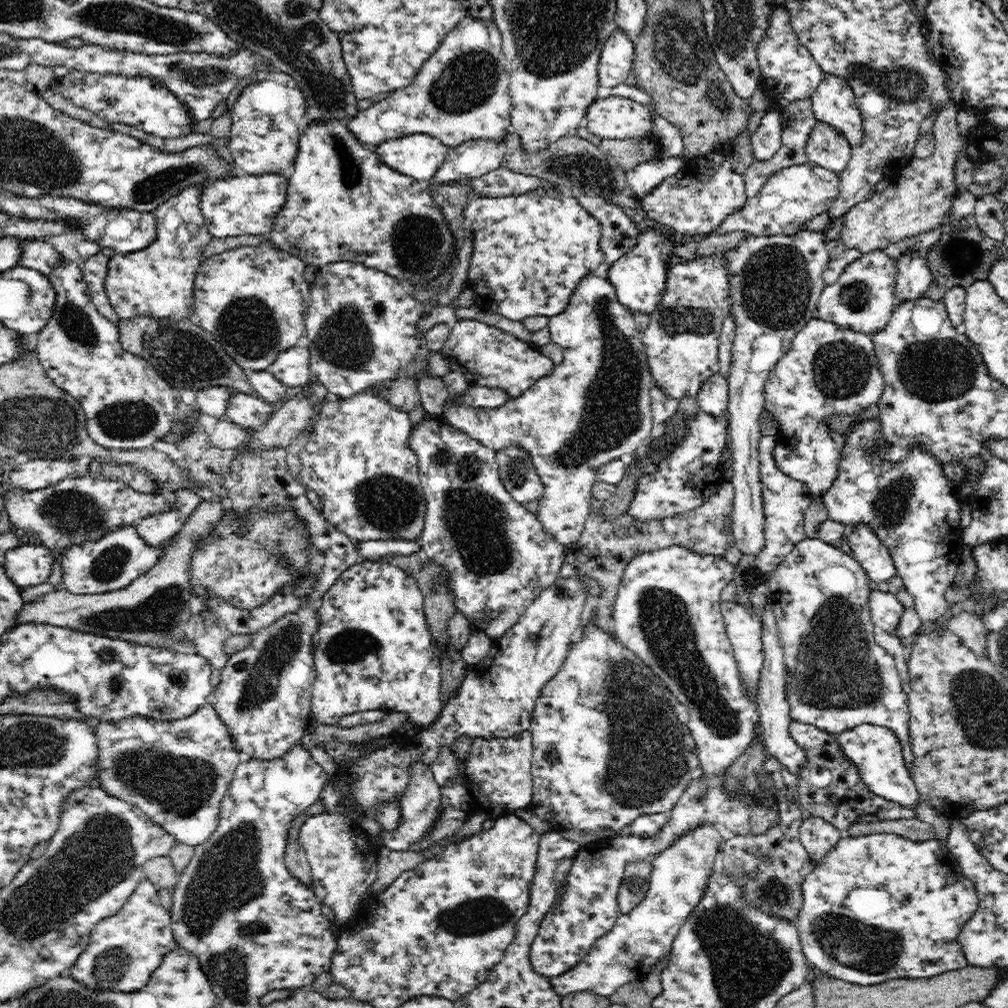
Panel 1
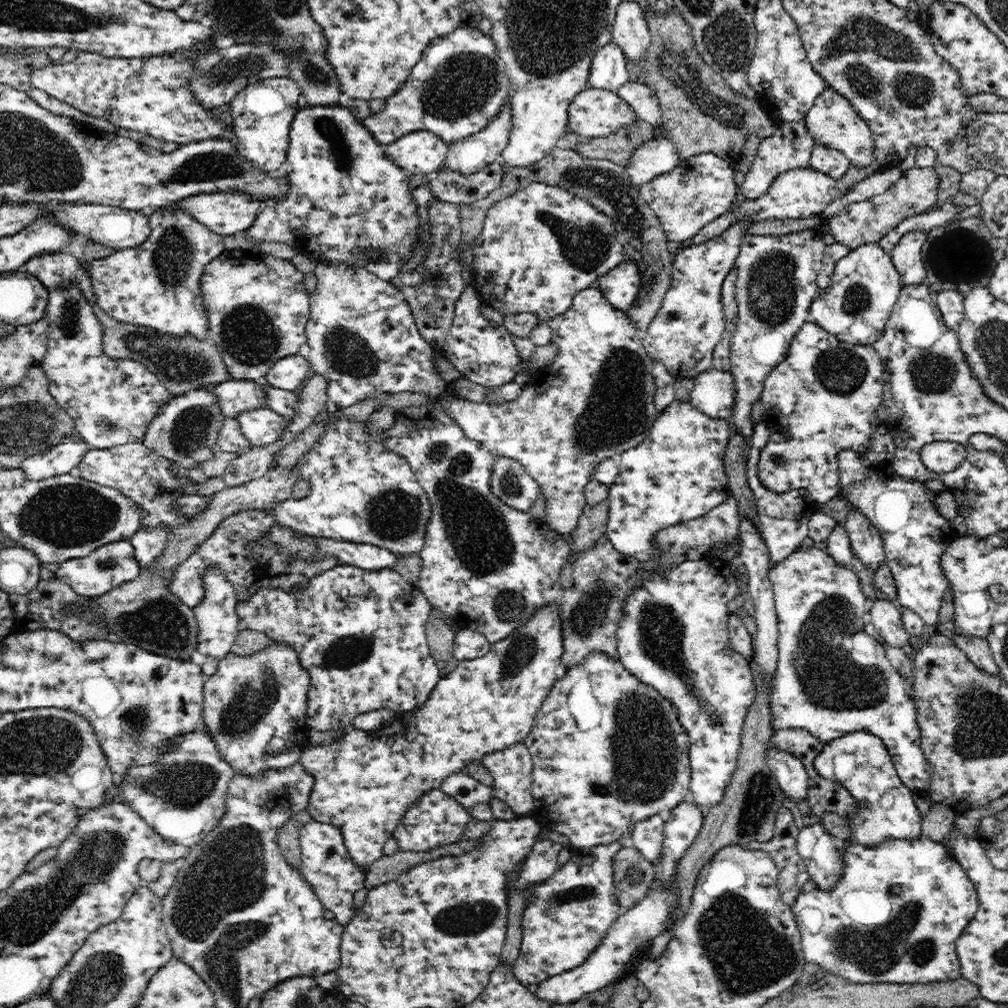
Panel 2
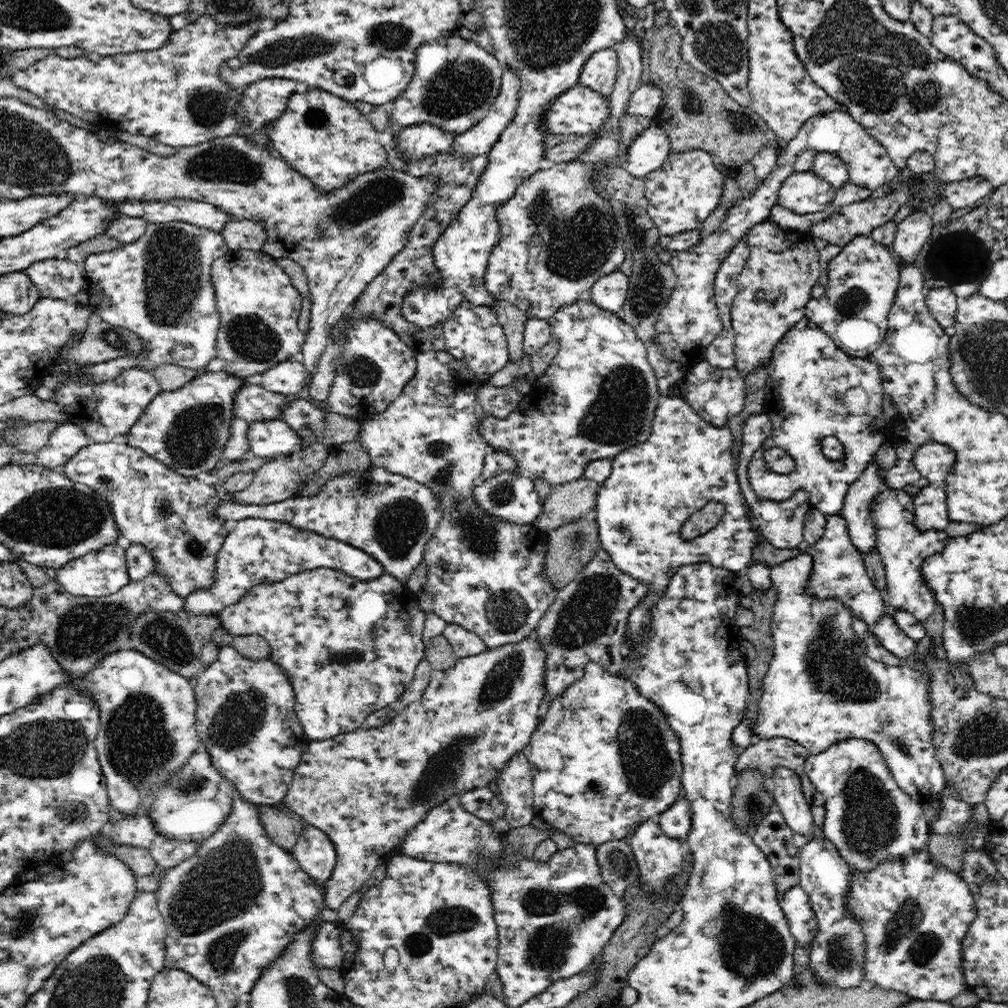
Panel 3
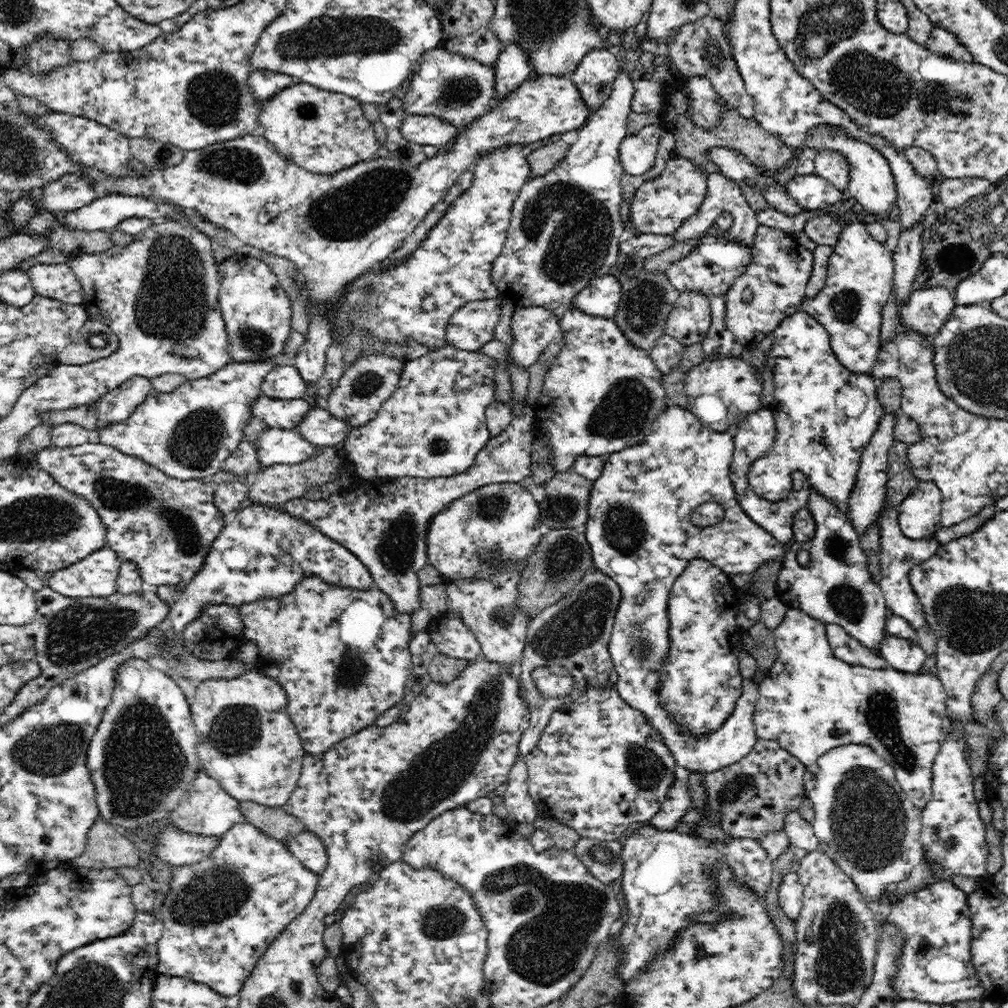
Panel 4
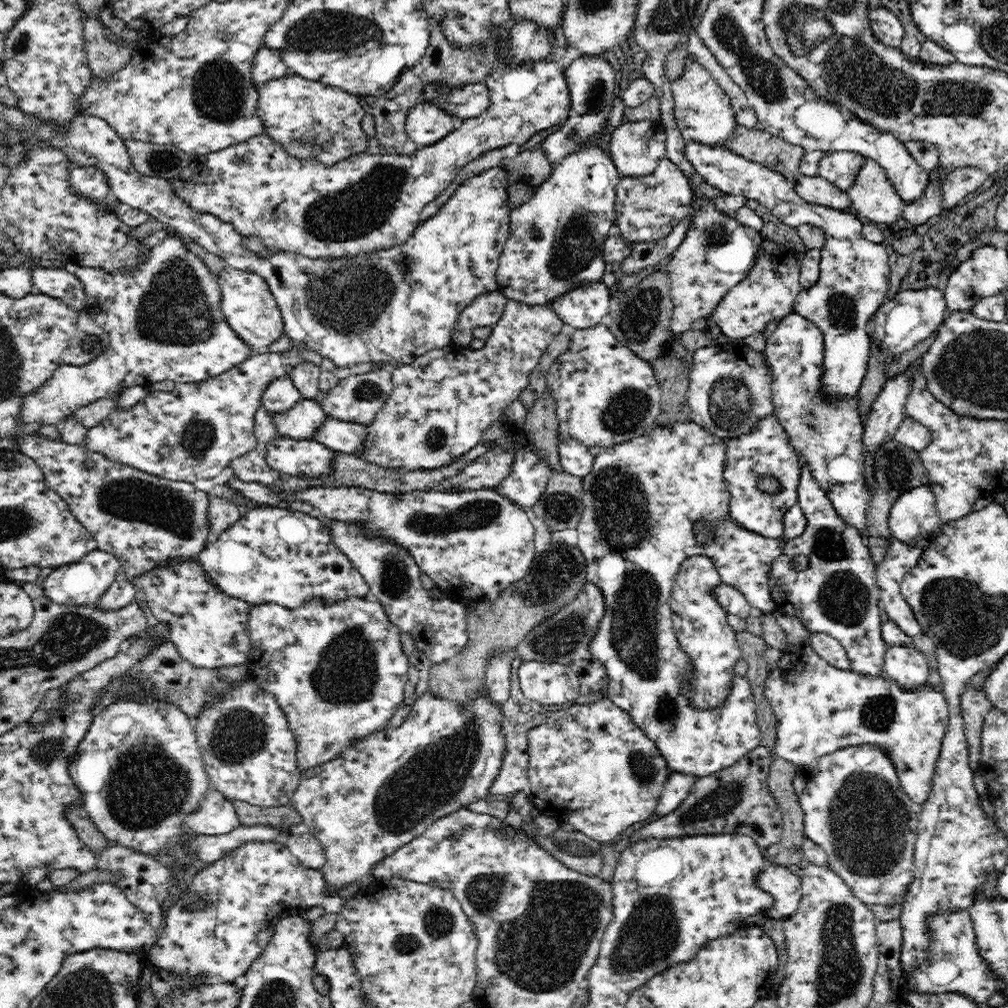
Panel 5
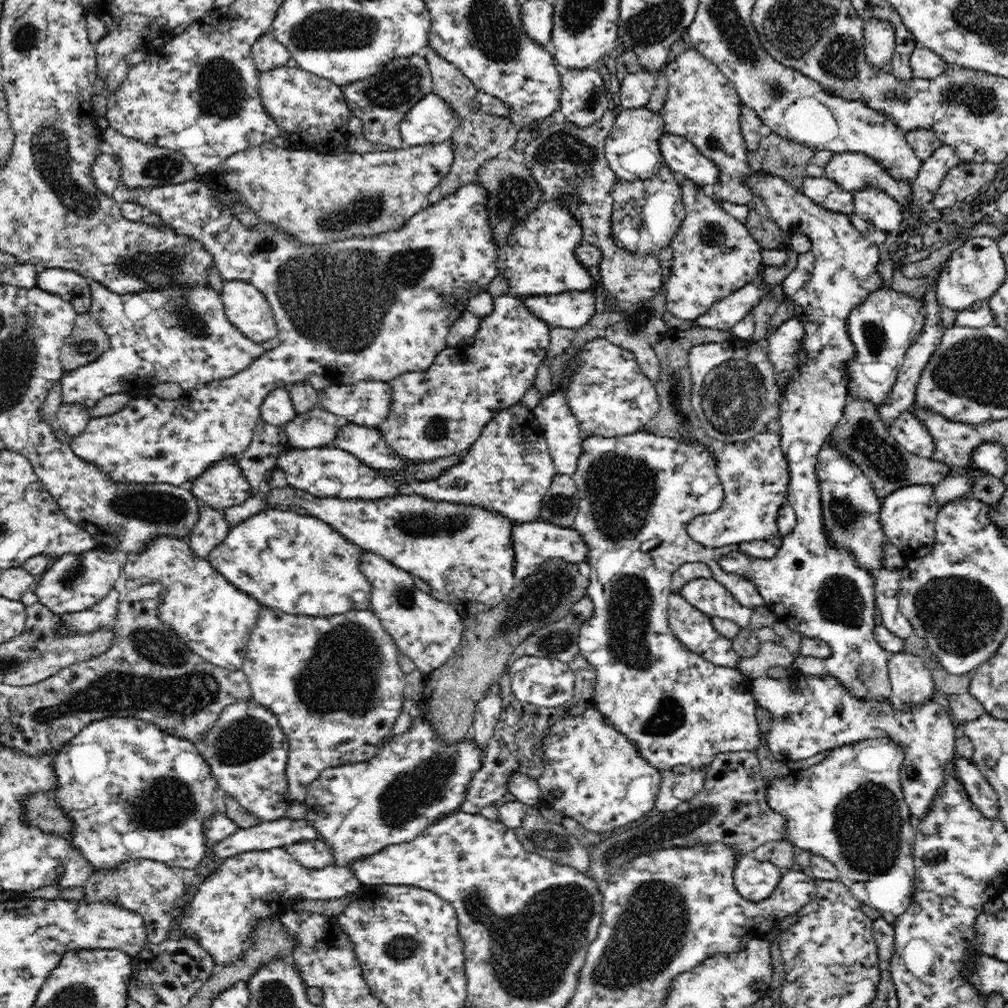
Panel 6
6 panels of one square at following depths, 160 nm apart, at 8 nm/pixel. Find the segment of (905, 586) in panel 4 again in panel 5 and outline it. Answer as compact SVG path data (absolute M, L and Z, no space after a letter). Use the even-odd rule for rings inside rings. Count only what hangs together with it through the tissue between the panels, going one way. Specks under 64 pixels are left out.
M894 536L889 537L888 542L888 550L884 554L884 560L879 562L875 567L876 584L880 587L880 606L883 606L884 610L886 610L889 620L895 622L896 626L899 626L904 634L913 638L914 636L920 635L923 631L914 616L911 605L901 595L901 582L903 581L904 575L919 562L924 549L915 545L904 544L904 541L898 540Z

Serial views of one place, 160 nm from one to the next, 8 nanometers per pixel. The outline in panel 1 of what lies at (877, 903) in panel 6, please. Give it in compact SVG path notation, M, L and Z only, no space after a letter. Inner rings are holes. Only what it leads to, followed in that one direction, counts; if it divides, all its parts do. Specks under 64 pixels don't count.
M859 724L856 728L835 736L835 739L839 741L847 760L858 765L859 775L868 790L894 804L902 804L904 808L912 808L919 802L917 786L904 762L902 744L890 728L878 724Z

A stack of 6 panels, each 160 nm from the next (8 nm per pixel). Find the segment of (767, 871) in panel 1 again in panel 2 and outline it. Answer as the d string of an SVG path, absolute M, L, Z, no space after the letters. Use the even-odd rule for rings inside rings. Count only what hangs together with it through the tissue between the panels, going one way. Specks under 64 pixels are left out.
M782 805L775 818L774 837L766 842L752 841L745 846L747 850L766 852L772 858L778 871L777 887L781 900L790 908L796 904L803 884L810 881L804 860L798 853L798 833L792 813Z

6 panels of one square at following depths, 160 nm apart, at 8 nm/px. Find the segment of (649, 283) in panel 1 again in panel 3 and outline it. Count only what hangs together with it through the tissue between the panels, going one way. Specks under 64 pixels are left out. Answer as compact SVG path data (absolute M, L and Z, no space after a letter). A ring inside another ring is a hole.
M620 270L604 274L591 286L591 301L608 312L617 313L627 300L629 277Z

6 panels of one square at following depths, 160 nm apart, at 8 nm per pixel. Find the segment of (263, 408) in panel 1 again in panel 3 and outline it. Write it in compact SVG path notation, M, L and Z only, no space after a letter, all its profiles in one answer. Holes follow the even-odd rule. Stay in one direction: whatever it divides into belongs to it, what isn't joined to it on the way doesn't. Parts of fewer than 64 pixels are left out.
M282 419L252 422L248 430L249 450L256 458L281 458L302 451L304 440Z

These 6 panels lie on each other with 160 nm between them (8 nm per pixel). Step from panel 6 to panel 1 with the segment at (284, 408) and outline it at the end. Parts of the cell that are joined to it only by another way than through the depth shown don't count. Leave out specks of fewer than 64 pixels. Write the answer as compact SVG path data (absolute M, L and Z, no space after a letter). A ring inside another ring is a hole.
M292 346L280 352L267 370L286 388L305 388L309 386L310 360L311 352L308 347Z

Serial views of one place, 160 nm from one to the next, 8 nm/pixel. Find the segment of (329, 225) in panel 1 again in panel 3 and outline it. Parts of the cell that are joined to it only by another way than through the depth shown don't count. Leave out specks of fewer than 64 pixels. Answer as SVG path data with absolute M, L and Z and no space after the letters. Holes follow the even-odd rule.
M310 88L305 93L292 94L287 100L287 108L283 110L279 119L268 126L266 133L270 136L272 150L286 161L290 168L310 179L320 191L326 193L344 186L356 175L386 167L386 150L378 141L378 131L366 116L350 101L322 89ZM262 220L228 221L220 233L232 251L260 251L267 242L267 227Z

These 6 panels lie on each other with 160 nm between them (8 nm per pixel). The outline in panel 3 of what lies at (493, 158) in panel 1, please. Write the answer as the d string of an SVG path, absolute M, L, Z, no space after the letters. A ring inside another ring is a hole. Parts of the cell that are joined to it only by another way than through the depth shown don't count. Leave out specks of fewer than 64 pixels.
M512 67L505 68L499 95L491 110L474 127L455 135L451 146L459 158L470 160L476 156L487 157L490 149L499 141L501 132L515 117L520 98L520 75Z

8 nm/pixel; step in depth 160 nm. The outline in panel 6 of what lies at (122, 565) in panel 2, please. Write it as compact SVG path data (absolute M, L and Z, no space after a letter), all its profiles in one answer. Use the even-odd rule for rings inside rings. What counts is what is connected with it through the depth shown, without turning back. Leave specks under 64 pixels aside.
M94 549L78 556L68 553L56 559L56 562L42 574L35 594L39 602L52 612L64 615L88 610L114 588L114 582L118 580L122 569L113 552Z

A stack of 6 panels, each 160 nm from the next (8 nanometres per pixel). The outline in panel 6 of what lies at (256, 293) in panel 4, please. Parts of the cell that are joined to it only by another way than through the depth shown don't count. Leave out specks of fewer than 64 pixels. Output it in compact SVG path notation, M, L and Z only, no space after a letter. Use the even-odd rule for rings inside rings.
M224 280L221 292L228 320L257 343L276 338L277 324L263 292L244 280Z

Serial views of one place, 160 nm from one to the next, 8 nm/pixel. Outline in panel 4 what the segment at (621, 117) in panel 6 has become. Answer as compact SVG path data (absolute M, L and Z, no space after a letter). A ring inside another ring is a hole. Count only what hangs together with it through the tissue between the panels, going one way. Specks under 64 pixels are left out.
M651 123L622 139L619 151L624 173L640 176L654 166L660 134L662 134L660 123Z

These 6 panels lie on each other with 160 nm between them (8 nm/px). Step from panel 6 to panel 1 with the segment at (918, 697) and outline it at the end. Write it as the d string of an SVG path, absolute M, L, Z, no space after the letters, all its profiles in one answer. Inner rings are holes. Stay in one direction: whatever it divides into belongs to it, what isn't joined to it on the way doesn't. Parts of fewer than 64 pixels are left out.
M871 590L868 604L875 628L880 628L887 634L896 635L898 622L906 609L896 596L888 591Z

